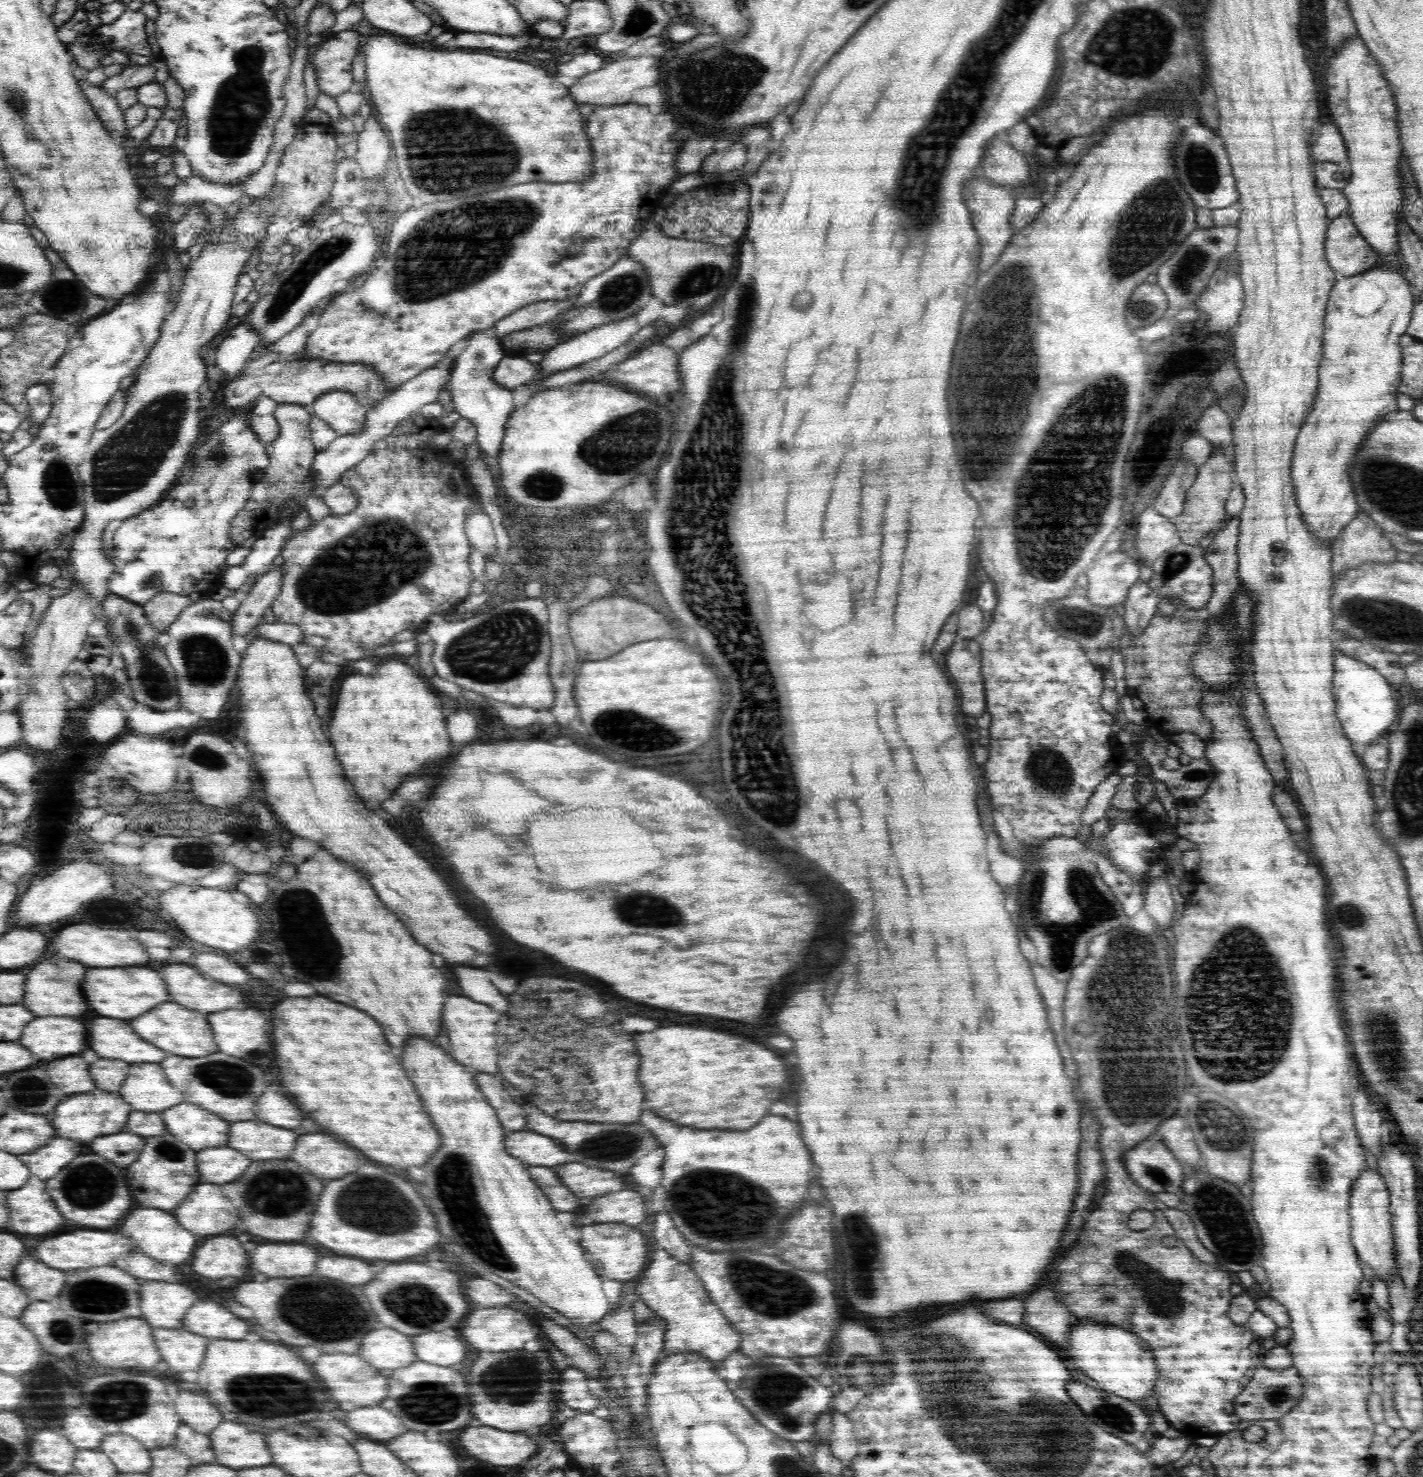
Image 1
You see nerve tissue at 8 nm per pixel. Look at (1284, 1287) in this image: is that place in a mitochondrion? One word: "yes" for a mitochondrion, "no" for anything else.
no

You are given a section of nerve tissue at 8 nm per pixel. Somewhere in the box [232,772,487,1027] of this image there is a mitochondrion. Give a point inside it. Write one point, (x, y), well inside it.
(303, 926)

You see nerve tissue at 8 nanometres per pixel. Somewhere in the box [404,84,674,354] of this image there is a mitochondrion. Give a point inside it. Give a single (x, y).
(622, 291)

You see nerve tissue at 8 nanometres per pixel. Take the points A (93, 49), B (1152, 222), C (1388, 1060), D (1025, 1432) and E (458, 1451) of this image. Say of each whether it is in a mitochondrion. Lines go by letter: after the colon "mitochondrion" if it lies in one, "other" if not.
A: mitochondrion
B: mitochondrion
C: mitochondrion
D: mitochondrion
E: other

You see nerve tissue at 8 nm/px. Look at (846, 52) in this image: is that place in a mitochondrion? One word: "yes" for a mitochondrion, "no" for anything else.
no

